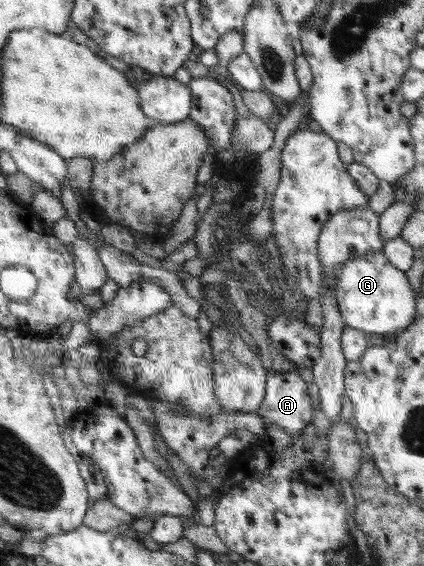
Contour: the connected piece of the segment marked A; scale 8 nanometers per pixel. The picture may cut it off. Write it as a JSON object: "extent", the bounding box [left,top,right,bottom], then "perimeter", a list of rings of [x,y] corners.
{"extent":[256,371,312,437],"perimeter":[[[298,371],[291,373],[268,373],[267,396],[256,416],[264,422],[264,432],[268,424],[280,426],[290,437],[301,436],[302,428],[310,422],[312,404],[308,396],[306,382],[298,376]]]}

